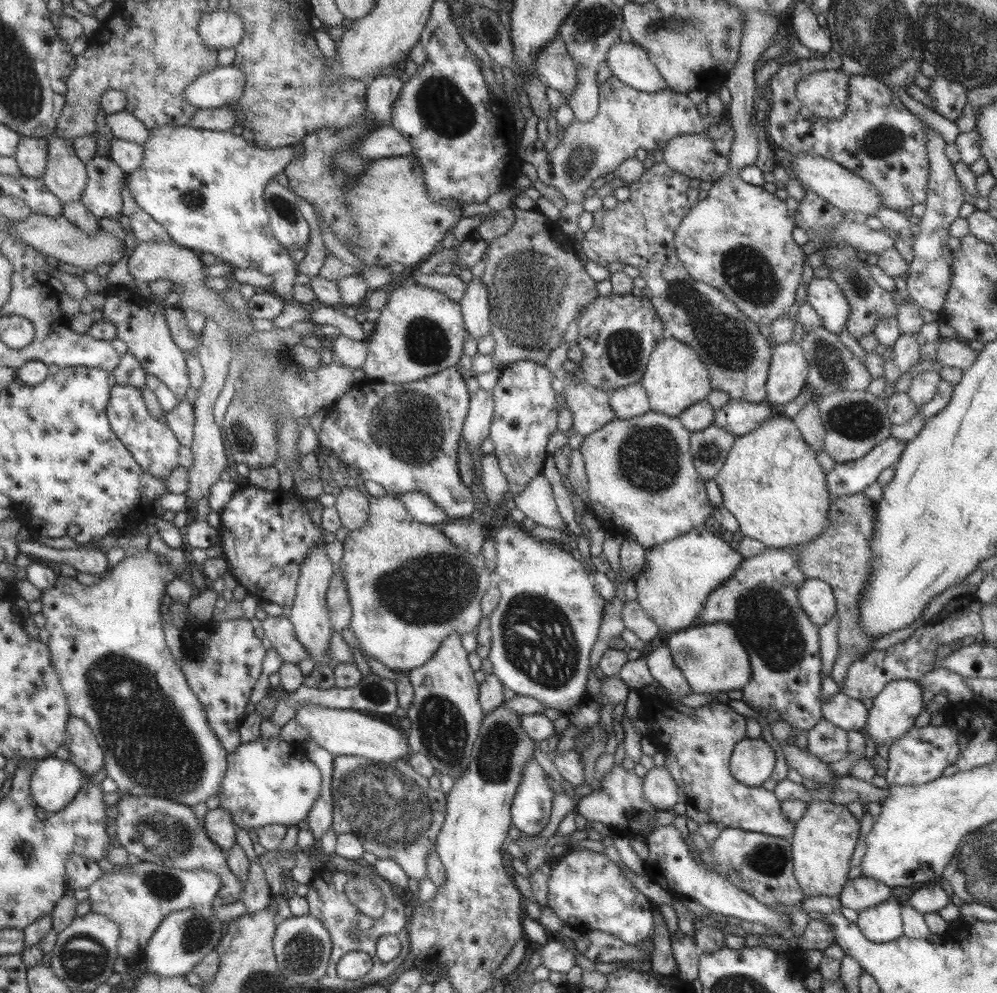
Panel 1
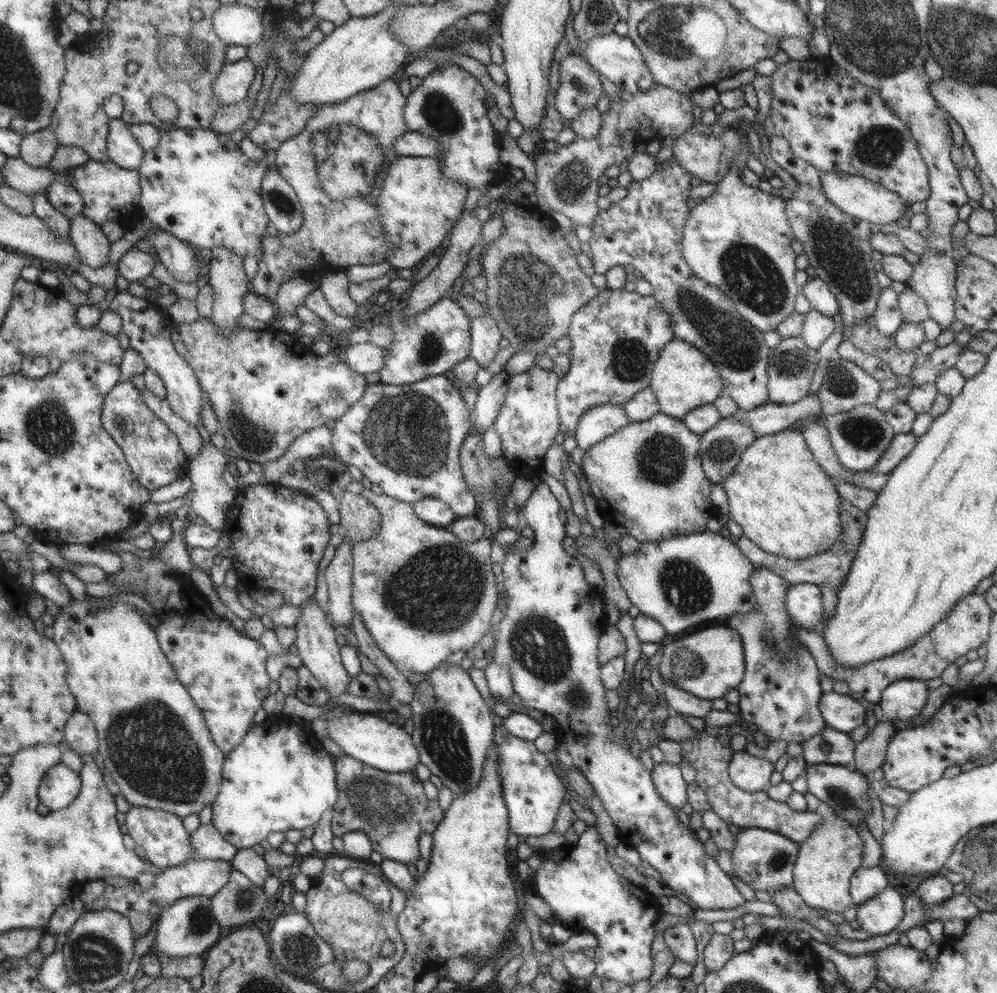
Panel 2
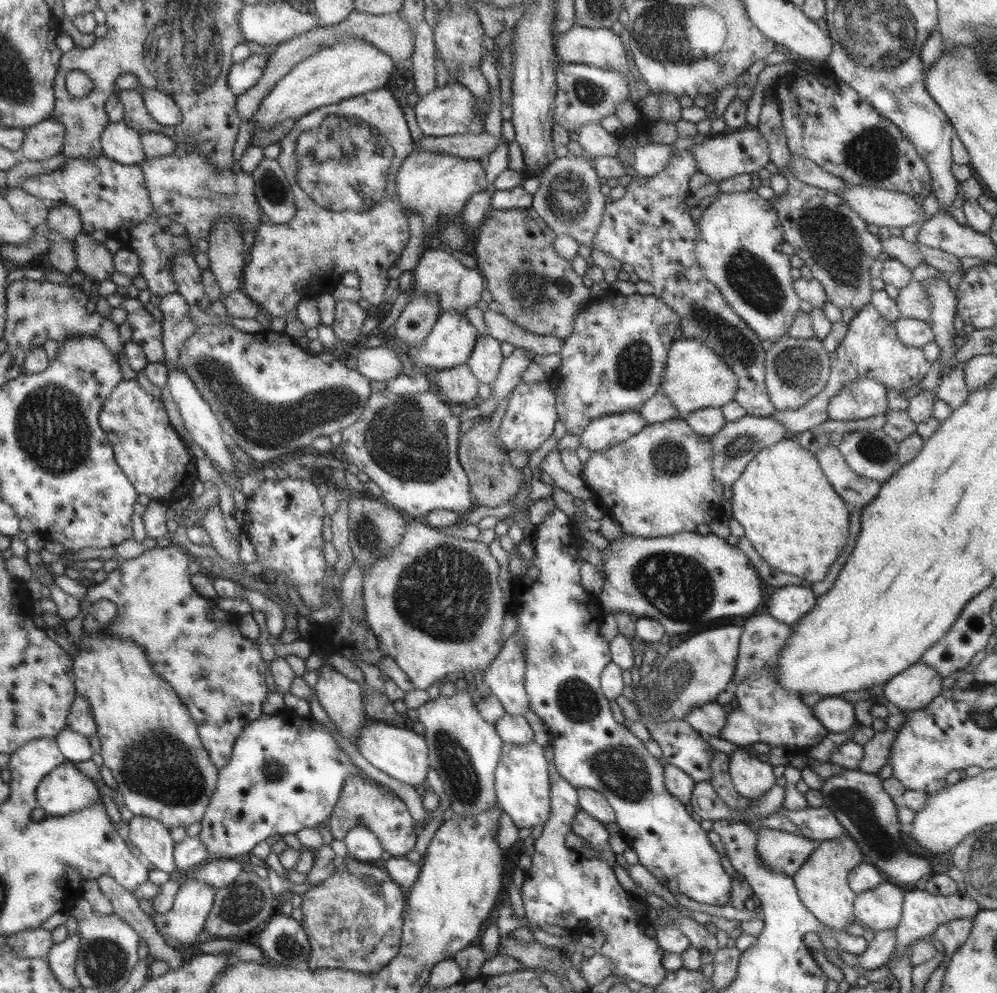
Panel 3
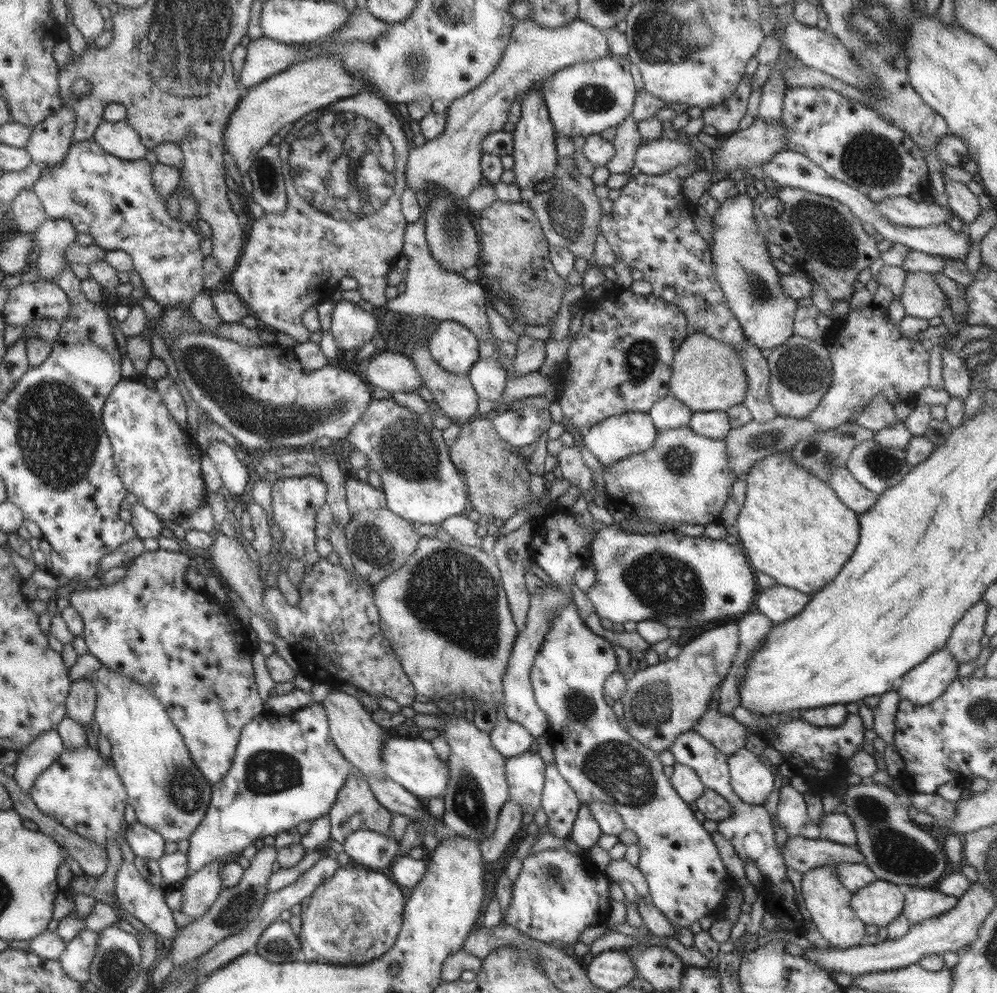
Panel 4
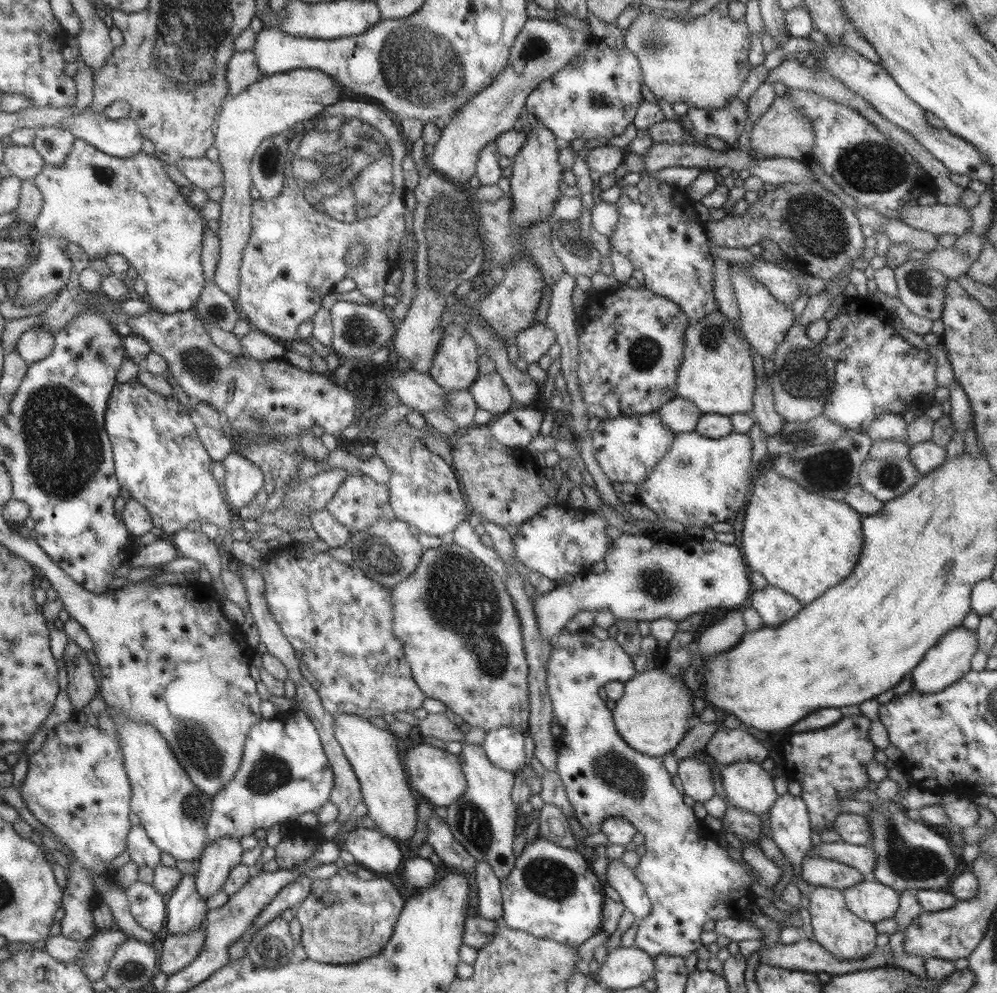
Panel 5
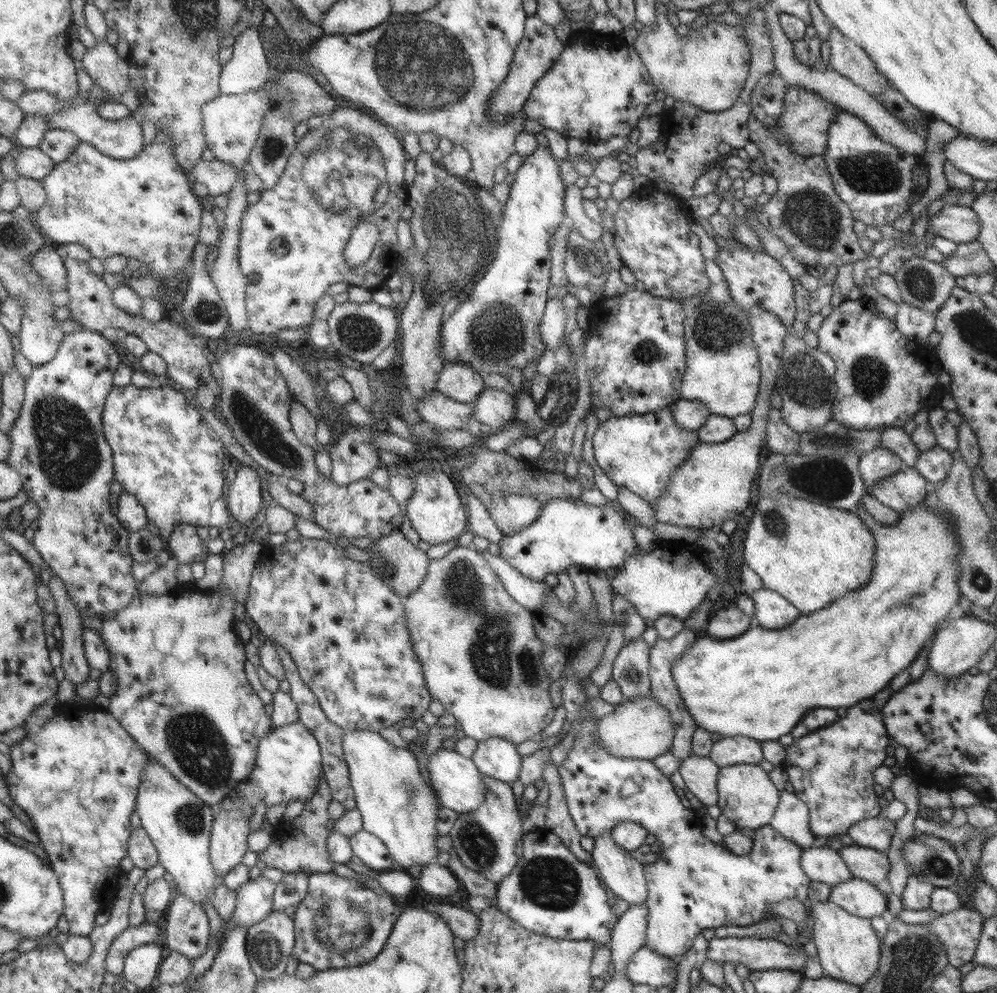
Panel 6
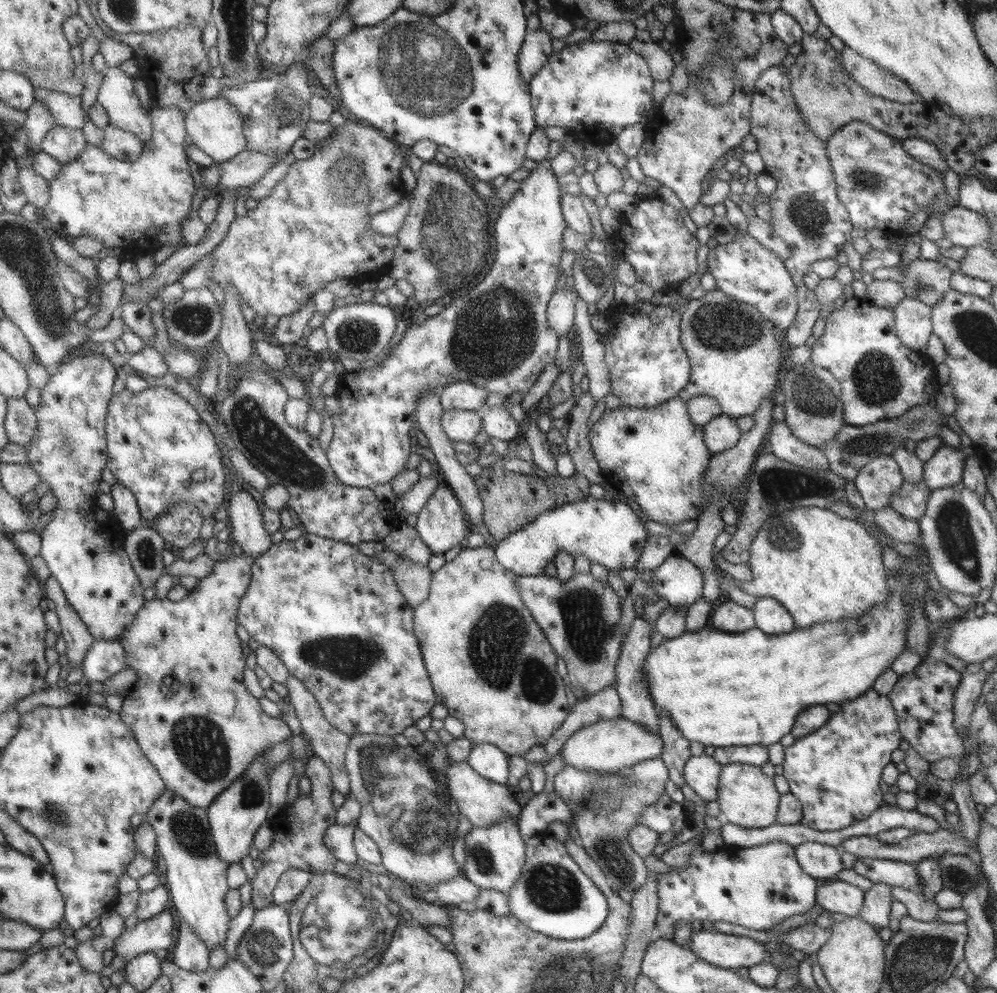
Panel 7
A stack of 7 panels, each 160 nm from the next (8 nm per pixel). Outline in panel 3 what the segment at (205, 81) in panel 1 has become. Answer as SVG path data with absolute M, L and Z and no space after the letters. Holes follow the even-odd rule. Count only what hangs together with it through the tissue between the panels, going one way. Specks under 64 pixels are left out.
M269 52L253 54L241 63L233 63L227 75L229 90L238 97L248 88L255 86L263 72L265 62L269 59Z

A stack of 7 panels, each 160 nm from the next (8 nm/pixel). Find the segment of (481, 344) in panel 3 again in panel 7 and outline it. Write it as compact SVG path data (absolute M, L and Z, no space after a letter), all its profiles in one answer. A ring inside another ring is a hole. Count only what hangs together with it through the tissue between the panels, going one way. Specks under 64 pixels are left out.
M502 404L489 407L481 418L482 429L490 439L496 438L507 443L520 439L521 427L510 417L509 411L504 409Z

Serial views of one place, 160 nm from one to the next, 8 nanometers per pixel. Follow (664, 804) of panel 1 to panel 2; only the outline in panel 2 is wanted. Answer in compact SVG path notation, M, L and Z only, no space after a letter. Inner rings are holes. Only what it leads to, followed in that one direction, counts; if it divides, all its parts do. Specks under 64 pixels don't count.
M661 761L650 771L657 794L674 809L680 809L686 802L687 782L680 768Z

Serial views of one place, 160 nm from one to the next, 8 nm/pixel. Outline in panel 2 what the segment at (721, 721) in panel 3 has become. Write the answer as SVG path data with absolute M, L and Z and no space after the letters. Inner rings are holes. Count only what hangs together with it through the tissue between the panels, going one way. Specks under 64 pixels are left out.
M663 682L663 692L666 704L668 704L669 715L680 714L680 716L695 716L704 720L707 712L711 710L711 701L697 698L670 682Z

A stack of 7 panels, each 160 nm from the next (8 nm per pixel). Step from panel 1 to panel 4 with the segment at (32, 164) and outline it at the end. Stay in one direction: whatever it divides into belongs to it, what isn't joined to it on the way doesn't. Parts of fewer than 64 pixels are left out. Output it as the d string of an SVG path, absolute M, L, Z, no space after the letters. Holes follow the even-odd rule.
M62 108L31 128L29 141L24 148L35 163L43 166L61 164L72 143L74 127L75 114Z

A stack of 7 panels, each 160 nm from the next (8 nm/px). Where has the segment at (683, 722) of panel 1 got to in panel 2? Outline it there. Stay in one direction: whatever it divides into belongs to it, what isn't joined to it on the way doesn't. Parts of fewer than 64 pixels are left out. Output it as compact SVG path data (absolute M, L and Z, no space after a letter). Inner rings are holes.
M694 730L694 733L696 736L693 739L679 741L678 745L682 756L687 758L695 770L693 782L706 792L707 800L711 805L710 811L719 819L743 829L757 827L770 830L798 844L803 842L822 821L821 816L815 811L793 811L787 804L771 800L764 790L745 792L737 788L728 775L728 764L732 755L729 747L731 736L727 734L717 737L707 736L705 730Z

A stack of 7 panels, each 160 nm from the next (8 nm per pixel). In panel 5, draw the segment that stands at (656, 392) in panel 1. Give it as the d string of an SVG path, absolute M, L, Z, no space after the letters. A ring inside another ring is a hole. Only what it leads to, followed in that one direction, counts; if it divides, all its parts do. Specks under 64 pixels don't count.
M718 310L702 316L699 320L688 321L684 330L684 349L678 367L675 390L676 396L692 402L702 413L731 416L736 412L752 412L752 394L755 387L755 372L751 365L749 345L739 338L733 322Z

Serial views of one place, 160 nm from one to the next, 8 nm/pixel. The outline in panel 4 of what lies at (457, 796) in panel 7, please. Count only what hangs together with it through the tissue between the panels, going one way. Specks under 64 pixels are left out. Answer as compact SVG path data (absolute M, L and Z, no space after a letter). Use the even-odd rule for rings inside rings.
M391 736L383 743L382 761L386 778L400 784L407 792L414 794L420 800L427 801L435 796L443 798L449 778L448 766L445 761L437 757L427 740L422 740L420 737Z

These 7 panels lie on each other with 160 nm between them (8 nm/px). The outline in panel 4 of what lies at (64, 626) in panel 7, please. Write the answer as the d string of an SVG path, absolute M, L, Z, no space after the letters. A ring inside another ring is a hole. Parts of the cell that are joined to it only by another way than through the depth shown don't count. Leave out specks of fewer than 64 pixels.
M87 679L72 681L64 702L66 716L80 725L89 724L94 720L95 697L95 687Z

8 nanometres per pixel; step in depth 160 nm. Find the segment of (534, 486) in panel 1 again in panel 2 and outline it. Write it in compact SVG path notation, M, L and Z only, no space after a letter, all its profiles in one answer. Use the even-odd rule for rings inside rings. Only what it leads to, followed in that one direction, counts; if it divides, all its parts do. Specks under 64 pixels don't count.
M543 480L534 488L522 508L525 522L535 535L534 543L523 550L513 550L513 544L504 548L506 553L501 563L501 584L507 610L496 626L498 637L492 660L509 668L513 690L522 705L548 714L555 721L554 730L564 734L562 738L557 738L554 749L560 770L565 772L576 768L587 779L605 812L612 819L620 842L634 848L640 860L659 872L665 886L684 894L703 910L725 910L743 904L745 900L735 889L729 875L719 869L715 858L705 853L703 843L697 839L691 828L678 819L676 809L670 807L657 794L650 770L643 767L638 756L631 754L625 739L615 741L609 738L611 716L605 705L606 688L600 681L600 664L597 660L598 640L607 623L602 592L585 582L581 565L563 549L561 542L566 537L565 510L559 506Z

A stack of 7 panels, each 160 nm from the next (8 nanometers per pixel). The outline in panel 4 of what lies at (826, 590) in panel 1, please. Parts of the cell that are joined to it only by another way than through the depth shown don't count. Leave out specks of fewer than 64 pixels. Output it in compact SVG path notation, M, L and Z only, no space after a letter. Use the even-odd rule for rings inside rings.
M782 585L758 590L755 600L757 611L767 616L773 624L783 622L785 619L796 615L803 609L811 598L797 590L783 587Z

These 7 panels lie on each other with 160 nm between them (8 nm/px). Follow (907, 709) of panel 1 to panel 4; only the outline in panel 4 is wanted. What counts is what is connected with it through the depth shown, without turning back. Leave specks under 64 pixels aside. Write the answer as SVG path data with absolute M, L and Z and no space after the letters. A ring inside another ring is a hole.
M947 647L932 652L906 672L896 689L901 699L920 704L929 704L956 679L958 662Z

